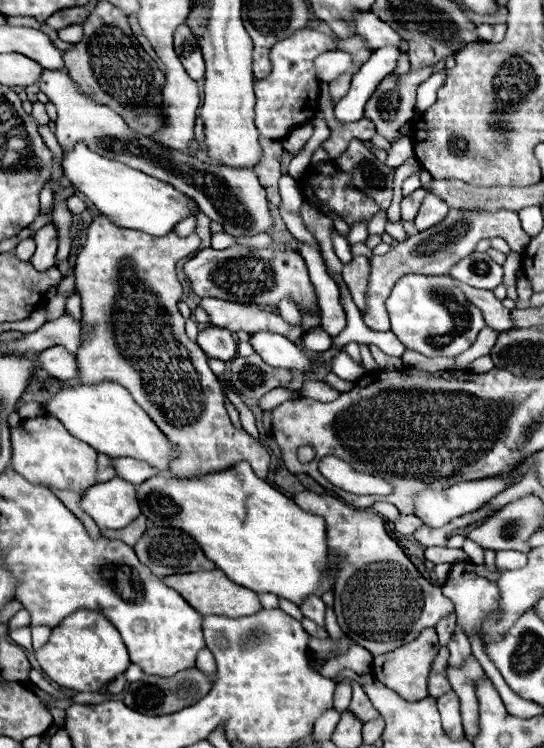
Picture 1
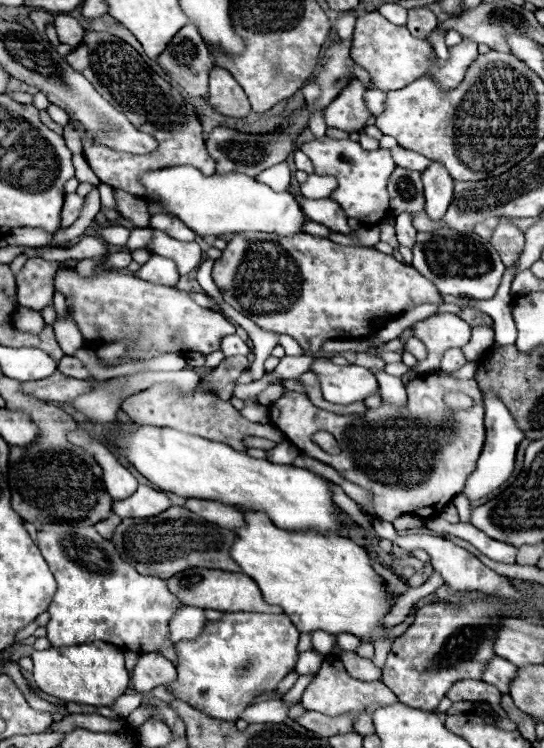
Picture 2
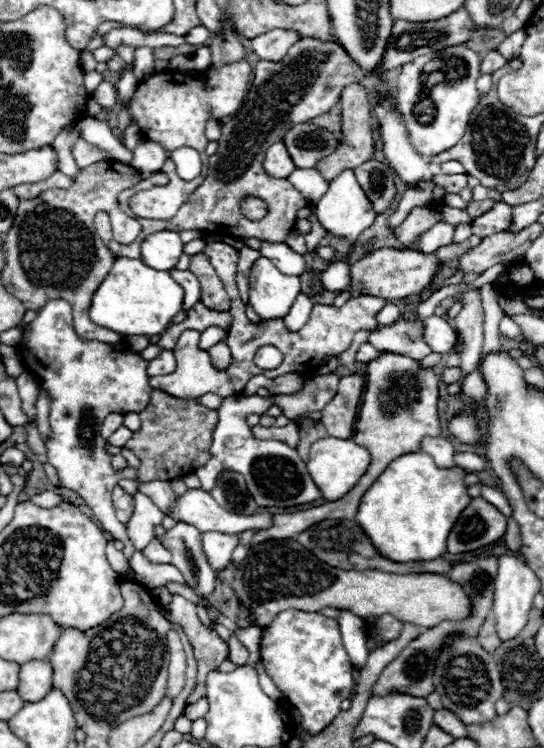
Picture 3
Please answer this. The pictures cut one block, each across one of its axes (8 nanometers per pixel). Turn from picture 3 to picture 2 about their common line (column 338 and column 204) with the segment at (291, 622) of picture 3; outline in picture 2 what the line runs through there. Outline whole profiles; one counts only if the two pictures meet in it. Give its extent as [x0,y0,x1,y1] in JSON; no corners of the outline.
[170,612,300,722]

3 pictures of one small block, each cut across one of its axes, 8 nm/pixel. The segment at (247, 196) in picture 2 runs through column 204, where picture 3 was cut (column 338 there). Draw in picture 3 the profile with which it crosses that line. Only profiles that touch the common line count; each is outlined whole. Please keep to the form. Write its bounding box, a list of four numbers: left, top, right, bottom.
[314,170,376,242]

